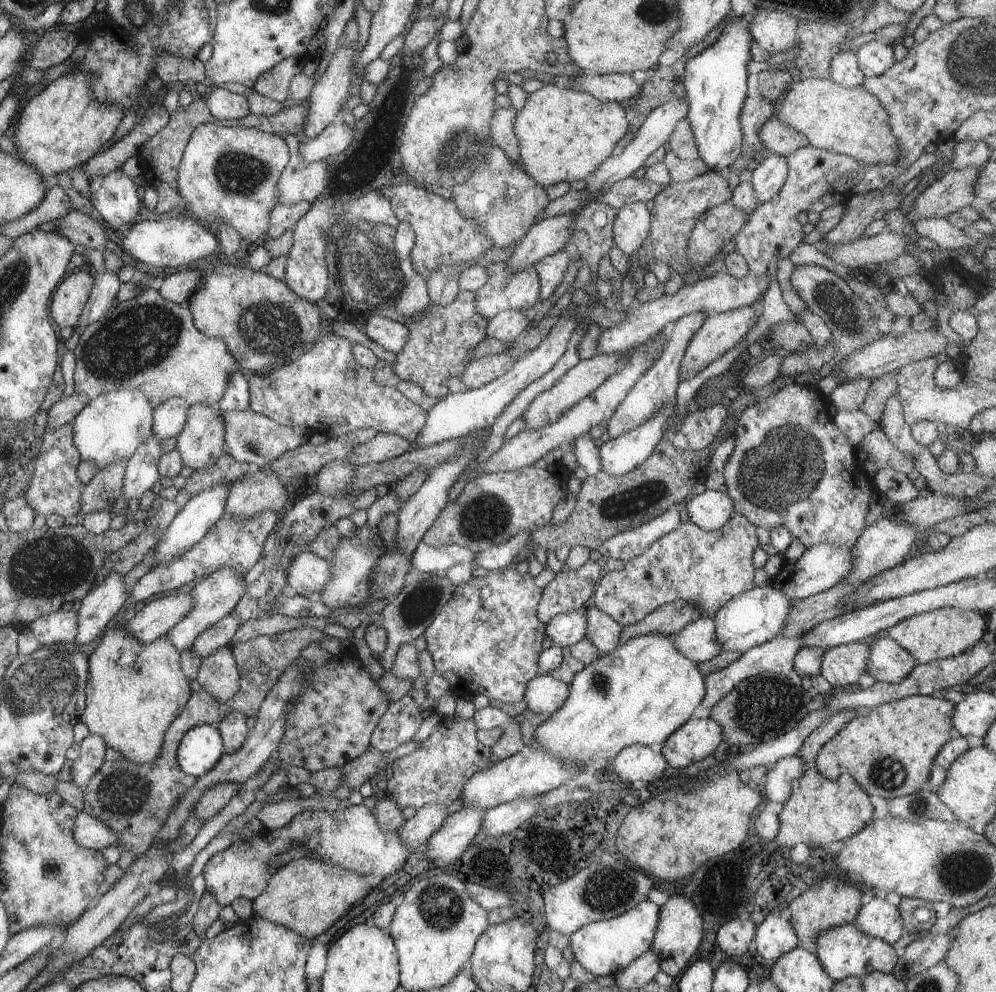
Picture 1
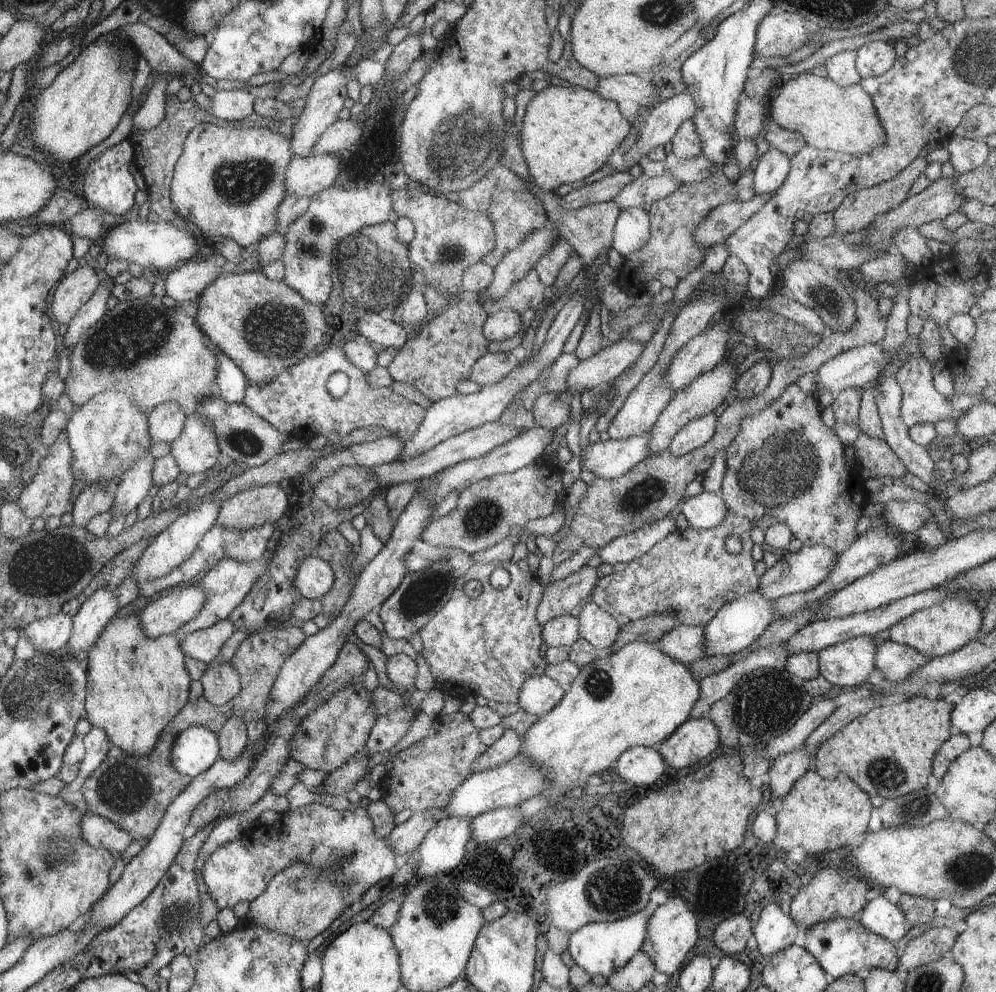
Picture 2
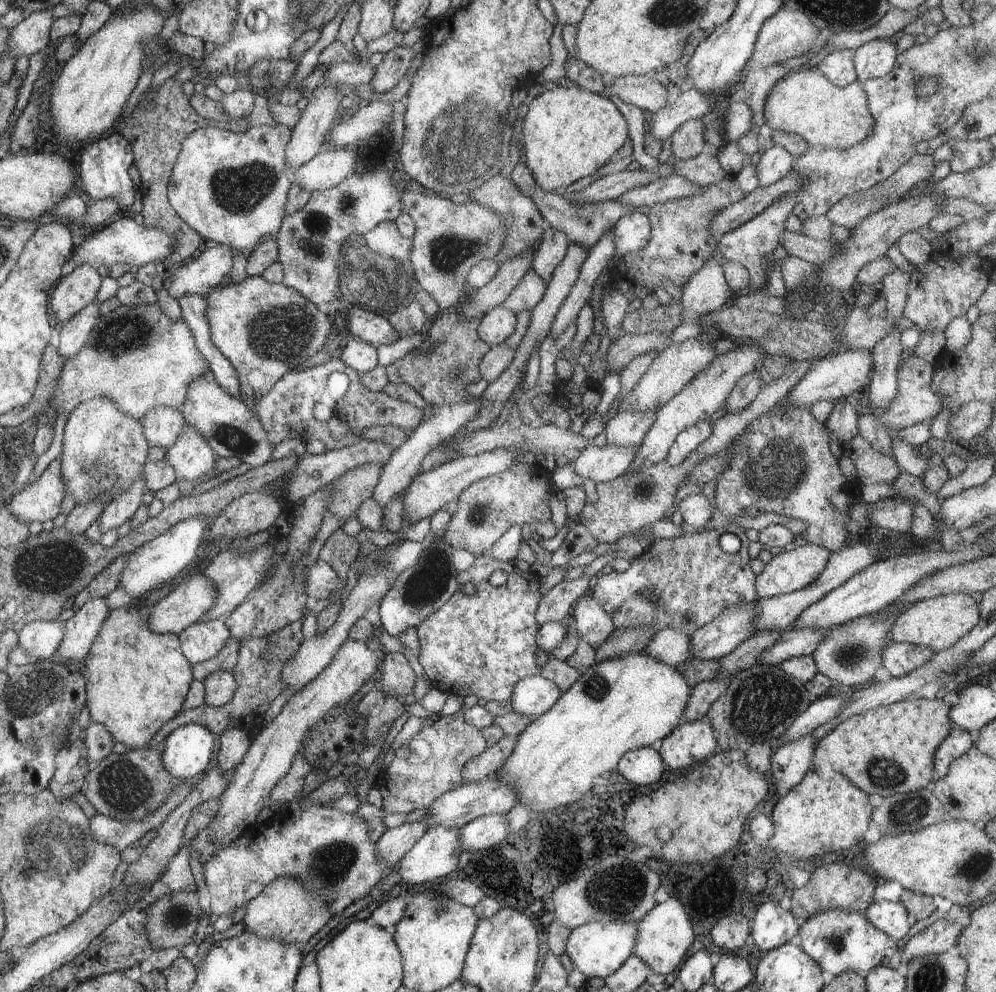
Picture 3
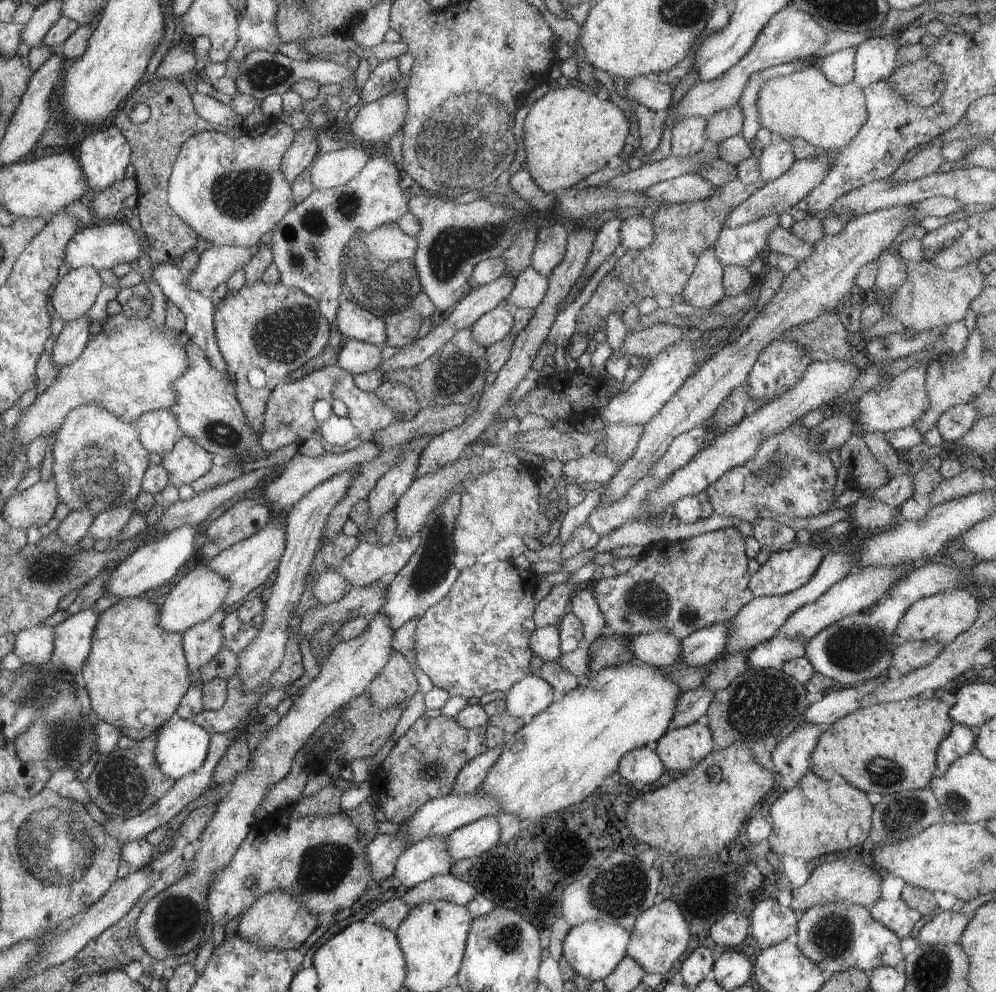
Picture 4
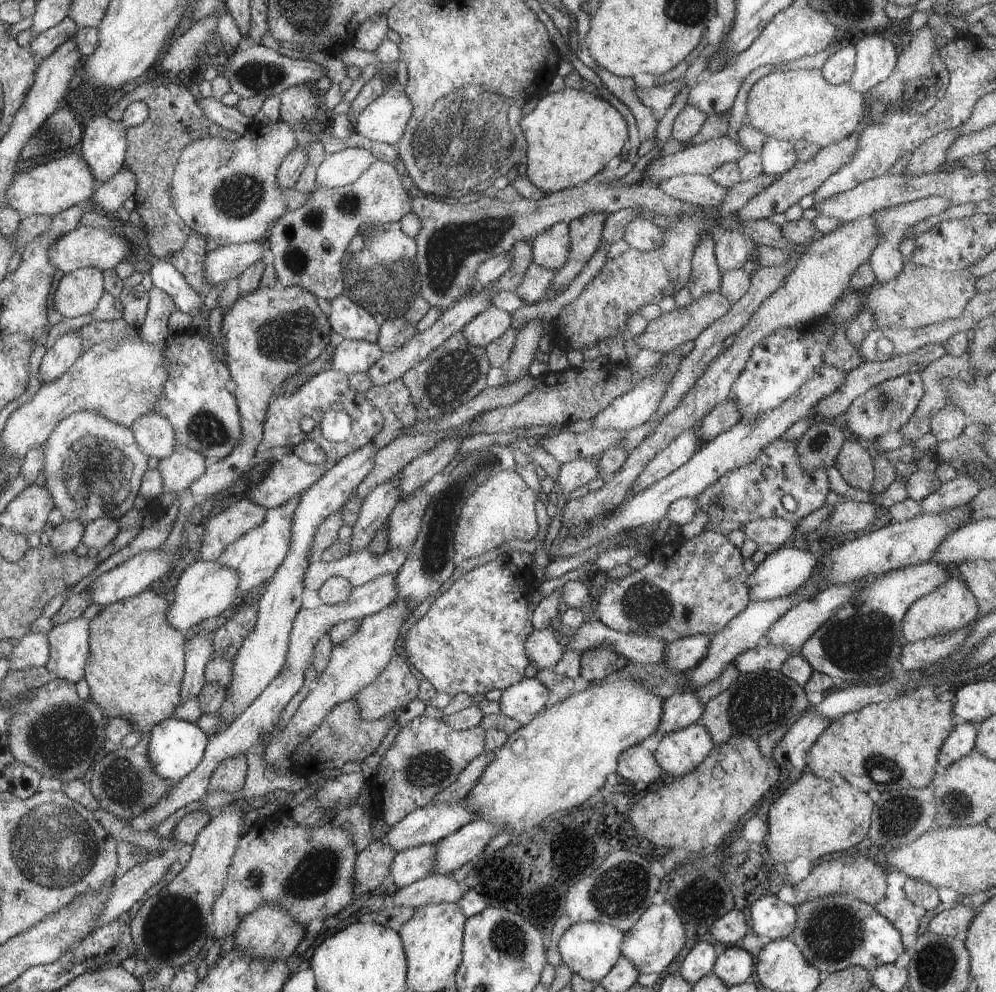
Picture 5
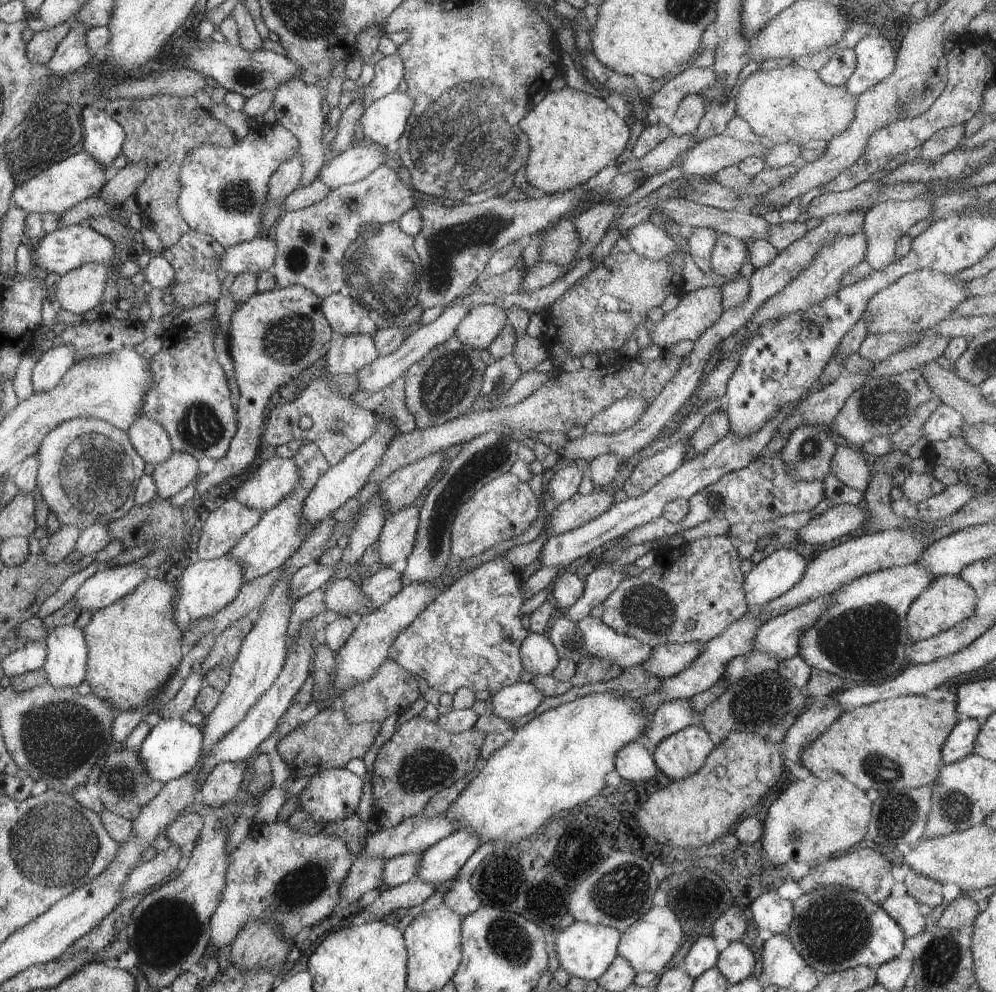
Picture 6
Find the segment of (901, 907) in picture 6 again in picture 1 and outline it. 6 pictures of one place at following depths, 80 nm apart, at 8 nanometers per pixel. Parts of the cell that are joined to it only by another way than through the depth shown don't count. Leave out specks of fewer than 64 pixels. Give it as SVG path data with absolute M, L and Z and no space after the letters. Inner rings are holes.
M883 894L862 905L853 923L863 933L891 945L906 932L901 912L890 904Z

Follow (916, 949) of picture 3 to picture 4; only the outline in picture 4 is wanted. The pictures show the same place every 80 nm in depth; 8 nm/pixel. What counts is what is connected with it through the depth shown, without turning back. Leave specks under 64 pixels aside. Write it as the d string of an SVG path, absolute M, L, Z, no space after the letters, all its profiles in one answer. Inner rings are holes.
M943 911L927 922L914 936L920 943L945 945L958 943L970 919L960 911Z

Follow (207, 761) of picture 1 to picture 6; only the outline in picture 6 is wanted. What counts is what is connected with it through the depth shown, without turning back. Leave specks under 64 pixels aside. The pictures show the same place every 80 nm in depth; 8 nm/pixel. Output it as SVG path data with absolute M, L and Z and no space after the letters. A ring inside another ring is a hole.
M161 717L156 724L152 725L147 737L137 750L150 778L166 784L193 770L194 766L201 760L203 744L202 728L191 725L182 719Z

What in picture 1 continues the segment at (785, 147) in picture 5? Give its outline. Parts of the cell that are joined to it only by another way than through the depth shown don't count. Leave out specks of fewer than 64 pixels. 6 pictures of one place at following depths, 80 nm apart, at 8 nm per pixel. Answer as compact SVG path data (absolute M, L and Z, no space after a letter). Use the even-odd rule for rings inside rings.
M769 153L761 158L759 165L752 171L751 183L757 194L759 203L774 198L784 186L789 173L789 166L785 156Z

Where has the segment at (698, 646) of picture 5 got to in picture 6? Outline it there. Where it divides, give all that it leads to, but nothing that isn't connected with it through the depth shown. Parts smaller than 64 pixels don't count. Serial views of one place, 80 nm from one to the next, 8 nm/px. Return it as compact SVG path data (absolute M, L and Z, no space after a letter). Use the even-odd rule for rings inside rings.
M668 643L654 647L649 659L642 665L646 676L652 675L661 680L681 673L699 657L700 653L698 643Z

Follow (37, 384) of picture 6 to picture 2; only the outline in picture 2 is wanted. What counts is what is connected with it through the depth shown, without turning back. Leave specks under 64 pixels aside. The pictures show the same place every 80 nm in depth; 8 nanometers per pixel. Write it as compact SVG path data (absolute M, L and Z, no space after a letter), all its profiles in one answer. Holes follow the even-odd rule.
M111 280L111 284L108 287L106 285L98 287L93 298L74 315L72 322L68 323L67 331L63 335L65 351L69 346L78 344L86 329L91 327L107 311L106 300L108 300L113 286L114 281Z

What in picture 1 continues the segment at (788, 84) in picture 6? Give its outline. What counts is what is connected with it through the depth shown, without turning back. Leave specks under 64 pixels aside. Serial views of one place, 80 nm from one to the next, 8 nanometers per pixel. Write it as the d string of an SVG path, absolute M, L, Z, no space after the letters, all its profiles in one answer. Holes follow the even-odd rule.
M830 78L802 79L794 81L773 106L774 116L780 122L801 132L817 149L840 153L866 164L893 163L899 159L901 147L887 123L890 116L878 98L862 85L844 88Z

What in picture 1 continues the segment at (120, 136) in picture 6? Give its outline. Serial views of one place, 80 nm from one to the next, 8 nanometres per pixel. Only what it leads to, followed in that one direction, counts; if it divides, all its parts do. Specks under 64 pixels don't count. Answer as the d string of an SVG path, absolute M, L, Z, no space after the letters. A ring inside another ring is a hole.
M122 167L115 171L89 179L88 200L101 220L112 228L113 235L120 235L135 222L134 216L140 210L138 186L128 178Z

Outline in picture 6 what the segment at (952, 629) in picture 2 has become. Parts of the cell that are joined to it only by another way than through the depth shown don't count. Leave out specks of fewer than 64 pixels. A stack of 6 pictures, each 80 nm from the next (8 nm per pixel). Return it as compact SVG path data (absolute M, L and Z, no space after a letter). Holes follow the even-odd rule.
M960 575L936 576L926 590L912 602L907 612L907 629L911 643L927 639L952 628L974 614L976 591Z

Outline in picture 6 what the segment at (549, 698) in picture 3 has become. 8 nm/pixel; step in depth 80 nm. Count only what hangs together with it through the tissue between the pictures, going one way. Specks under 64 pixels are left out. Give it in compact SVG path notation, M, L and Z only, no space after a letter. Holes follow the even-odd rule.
M518 682L504 687L490 698L492 714L513 721L530 714L544 699L543 693L529 683Z

